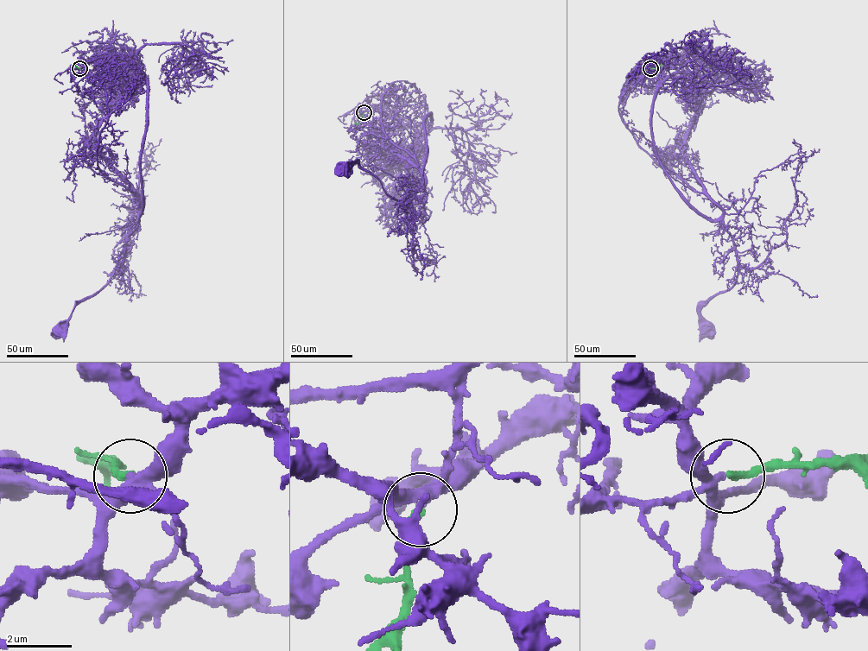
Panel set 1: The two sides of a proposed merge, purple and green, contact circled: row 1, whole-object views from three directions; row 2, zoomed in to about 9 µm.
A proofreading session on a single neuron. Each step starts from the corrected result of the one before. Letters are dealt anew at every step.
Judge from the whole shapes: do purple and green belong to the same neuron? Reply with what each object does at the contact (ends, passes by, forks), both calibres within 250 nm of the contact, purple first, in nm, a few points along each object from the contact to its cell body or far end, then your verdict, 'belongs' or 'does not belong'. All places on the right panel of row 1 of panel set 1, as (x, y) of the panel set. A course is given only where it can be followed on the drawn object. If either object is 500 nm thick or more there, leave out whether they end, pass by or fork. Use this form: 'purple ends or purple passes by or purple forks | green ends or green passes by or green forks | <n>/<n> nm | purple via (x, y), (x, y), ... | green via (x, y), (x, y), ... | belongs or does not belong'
purple forks | green ends | 300/220 nm | purple via (649, 68), (633, 76), (622, 121), (659, 164), (722, 211), (736, 250), (737, 279), (700, 309), (705, 331) | green via (650, 68), (662, 66) | belongs

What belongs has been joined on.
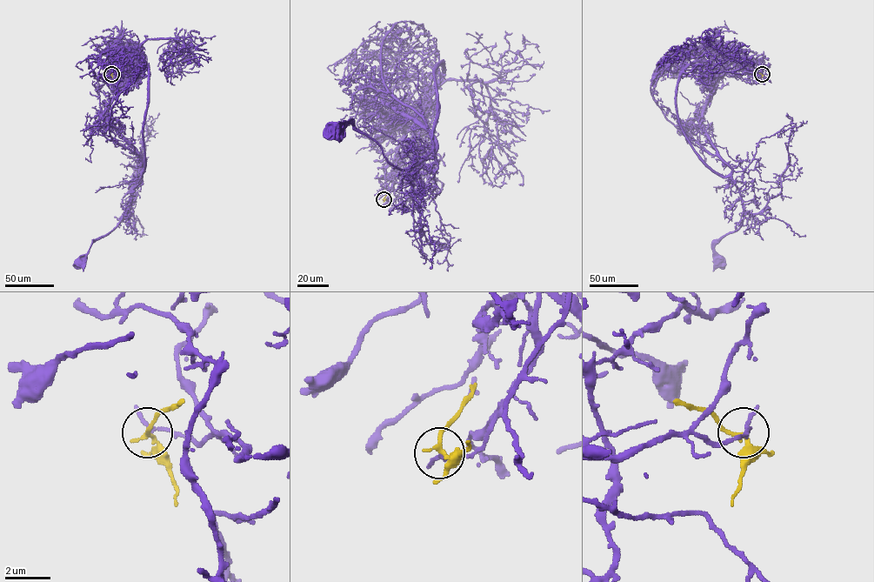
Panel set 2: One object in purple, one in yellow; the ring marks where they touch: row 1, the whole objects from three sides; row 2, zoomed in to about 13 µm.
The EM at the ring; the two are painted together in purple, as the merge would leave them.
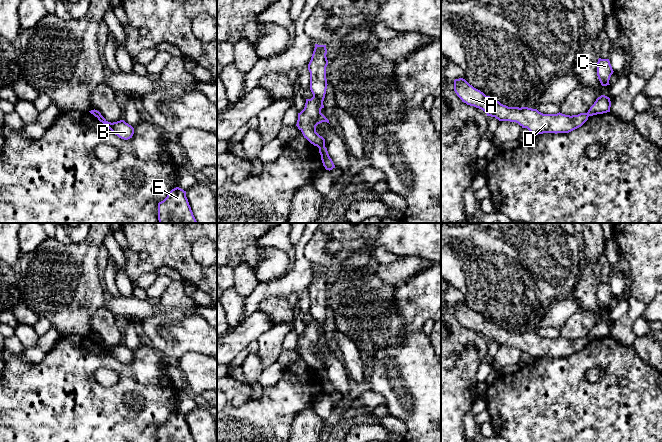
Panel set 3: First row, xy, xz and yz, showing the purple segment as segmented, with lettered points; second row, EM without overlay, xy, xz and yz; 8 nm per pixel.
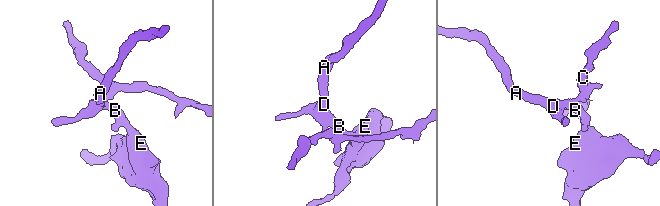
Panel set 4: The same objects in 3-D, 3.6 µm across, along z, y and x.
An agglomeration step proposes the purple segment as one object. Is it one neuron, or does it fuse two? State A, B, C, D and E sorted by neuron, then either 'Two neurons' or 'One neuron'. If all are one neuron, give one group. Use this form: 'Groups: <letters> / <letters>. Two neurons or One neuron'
Groups: A B D E / C. Two neurons

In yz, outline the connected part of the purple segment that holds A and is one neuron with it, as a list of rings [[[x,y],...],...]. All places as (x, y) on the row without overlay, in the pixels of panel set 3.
[[[465,303],[454,304],[454,315],[462,326],[483,334],[487,340],[499,345],[518,347],[527,352],[532,359],[543,357],[569,357],[581,351],[588,344],[588,337],[578,339],[543,338],[528,331],[508,331],[480,314],[474,312]]]

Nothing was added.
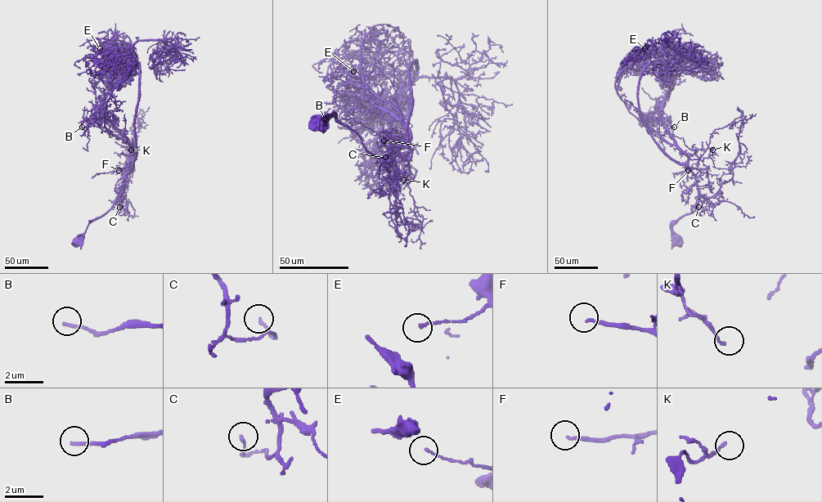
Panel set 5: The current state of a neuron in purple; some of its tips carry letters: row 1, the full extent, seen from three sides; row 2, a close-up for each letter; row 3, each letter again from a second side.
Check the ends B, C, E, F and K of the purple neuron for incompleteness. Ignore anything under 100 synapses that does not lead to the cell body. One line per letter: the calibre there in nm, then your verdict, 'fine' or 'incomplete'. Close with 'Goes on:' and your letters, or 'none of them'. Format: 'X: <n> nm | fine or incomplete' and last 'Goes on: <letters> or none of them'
B: 160 nm | fine
C: 130 nm | fine
E: 130 nm | fine
F: 140 nm | incomplete
K: 120 nm | fine
Goes on: F

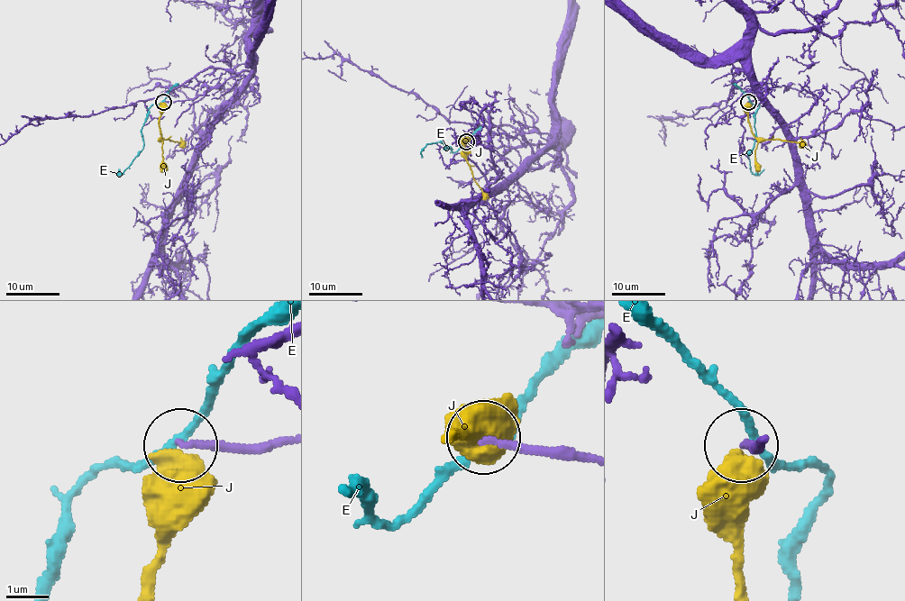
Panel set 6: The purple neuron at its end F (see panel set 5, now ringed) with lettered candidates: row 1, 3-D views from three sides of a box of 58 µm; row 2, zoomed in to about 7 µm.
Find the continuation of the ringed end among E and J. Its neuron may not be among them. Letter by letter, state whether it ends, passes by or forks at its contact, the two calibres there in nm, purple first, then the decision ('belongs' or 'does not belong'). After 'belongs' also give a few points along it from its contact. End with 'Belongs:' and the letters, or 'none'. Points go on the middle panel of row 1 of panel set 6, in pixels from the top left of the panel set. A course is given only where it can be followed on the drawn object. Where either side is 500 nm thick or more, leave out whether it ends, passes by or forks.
E: it passes by; 180 nm thick on the purple side, 180 nm on the other; does not belong
J: 180 nm thick on the purple side, 700 nm on the other; does not belong
Belongs: none

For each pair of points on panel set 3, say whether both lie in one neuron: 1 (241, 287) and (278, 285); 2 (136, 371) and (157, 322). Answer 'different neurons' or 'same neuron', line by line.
1: different neurons
2: different neurons

